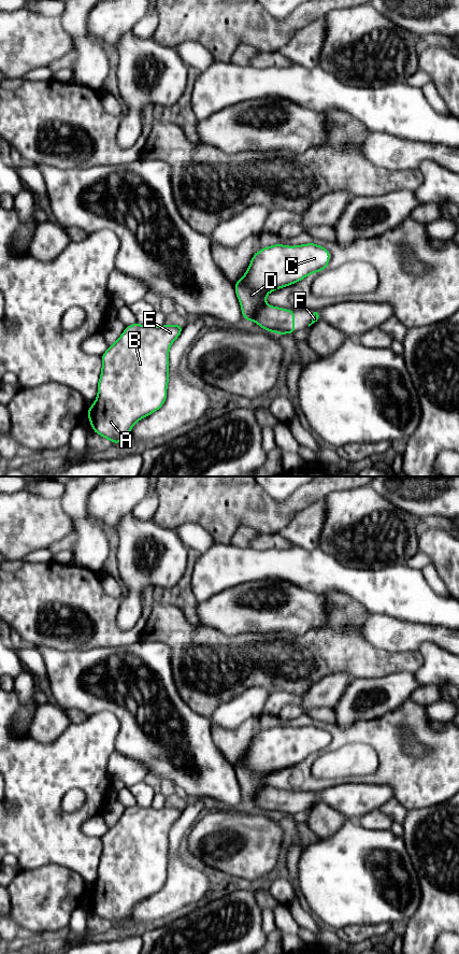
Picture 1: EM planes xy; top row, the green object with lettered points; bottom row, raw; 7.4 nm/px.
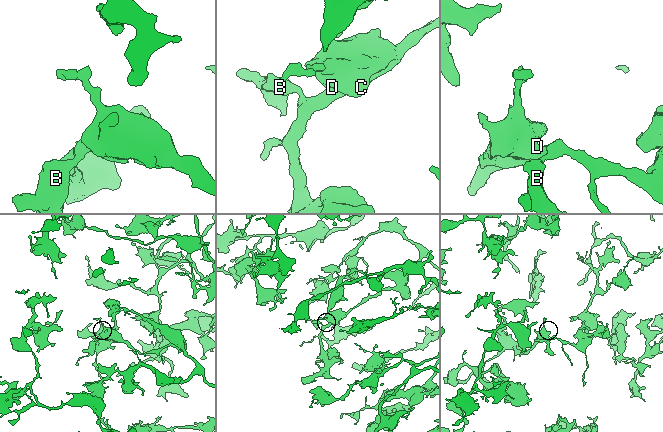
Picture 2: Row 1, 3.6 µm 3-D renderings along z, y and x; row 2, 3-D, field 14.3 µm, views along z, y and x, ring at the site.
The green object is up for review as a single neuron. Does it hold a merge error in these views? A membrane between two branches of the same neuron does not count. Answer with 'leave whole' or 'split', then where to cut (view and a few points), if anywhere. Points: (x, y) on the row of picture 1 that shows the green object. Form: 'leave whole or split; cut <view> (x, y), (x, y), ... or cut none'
leave whole; cut none

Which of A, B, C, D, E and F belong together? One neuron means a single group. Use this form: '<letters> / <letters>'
A B C D E F

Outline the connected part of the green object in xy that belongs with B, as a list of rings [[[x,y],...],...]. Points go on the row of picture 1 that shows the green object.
[[[182,325],[127,326],[119,339],[101,356],[102,371],[98,396],[87,415],[94,431],[113,443],[120,443],[132,426],[156,412],[167,399],[169,348],[183,330]]]

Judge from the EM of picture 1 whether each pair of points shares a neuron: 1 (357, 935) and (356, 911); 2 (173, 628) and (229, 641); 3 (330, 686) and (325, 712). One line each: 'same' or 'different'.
1: different
2: same
3: different

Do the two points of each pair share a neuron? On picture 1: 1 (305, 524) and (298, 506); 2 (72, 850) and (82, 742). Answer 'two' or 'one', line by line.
1: two
2: one

